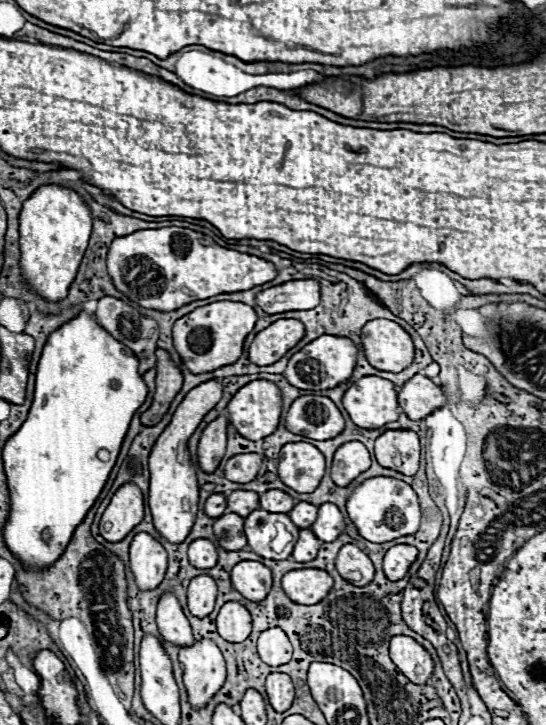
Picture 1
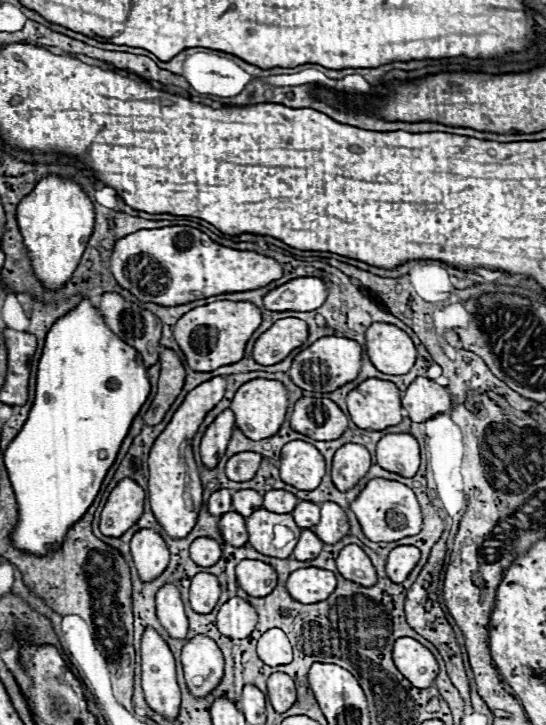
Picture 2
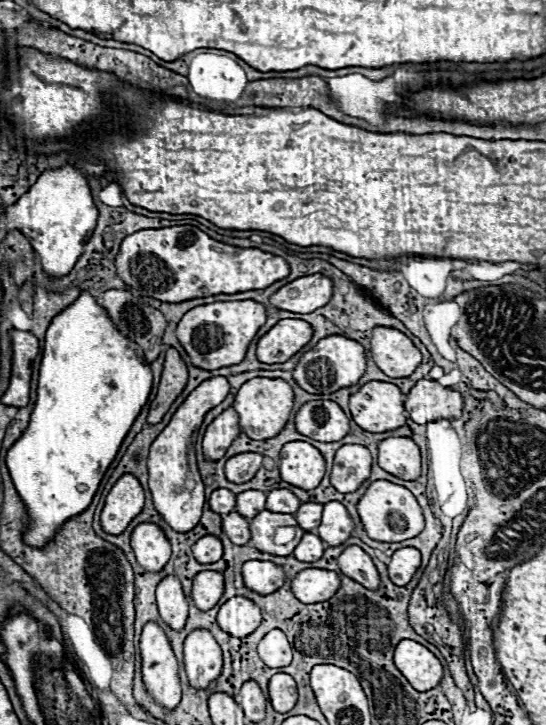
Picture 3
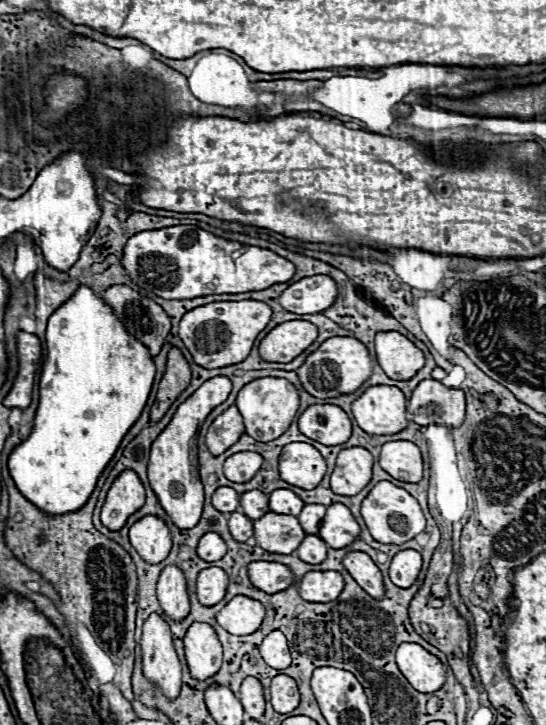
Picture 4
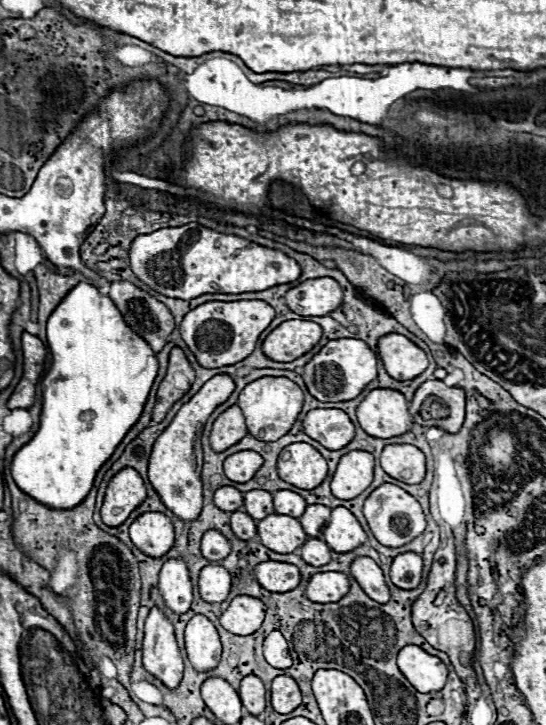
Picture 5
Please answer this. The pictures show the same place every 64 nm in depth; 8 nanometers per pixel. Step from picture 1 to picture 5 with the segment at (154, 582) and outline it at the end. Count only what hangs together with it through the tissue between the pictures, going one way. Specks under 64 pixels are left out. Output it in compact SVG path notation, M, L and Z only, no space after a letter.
M146 512L130 526L130 540L146 556L164 556L174 544L172 522L160 512Z

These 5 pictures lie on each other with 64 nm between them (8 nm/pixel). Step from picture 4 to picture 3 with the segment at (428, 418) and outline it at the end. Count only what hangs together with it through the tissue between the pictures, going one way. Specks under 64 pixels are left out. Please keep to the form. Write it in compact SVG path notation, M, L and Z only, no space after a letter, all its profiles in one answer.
M422 378L406 394L404 408L416 424L434 422L440 418L454 420L462 414L464 398L458 392L440 386L436 380Z

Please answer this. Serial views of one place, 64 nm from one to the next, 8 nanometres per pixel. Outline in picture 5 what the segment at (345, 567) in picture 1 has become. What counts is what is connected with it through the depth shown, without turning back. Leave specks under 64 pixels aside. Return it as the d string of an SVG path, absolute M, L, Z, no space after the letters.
M368 556L356 558L350 564L350 574L372 600L376 600L380 604L386 604L390 600L390 592L384 582L384 574L372 558L368 558Z

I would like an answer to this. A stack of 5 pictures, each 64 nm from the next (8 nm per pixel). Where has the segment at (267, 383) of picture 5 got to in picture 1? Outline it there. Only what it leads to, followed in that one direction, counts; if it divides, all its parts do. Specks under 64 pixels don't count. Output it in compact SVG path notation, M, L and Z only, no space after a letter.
M254 380L242 386L228 402L230 424L246 440L270 436L282 416L282 394L268 380Z

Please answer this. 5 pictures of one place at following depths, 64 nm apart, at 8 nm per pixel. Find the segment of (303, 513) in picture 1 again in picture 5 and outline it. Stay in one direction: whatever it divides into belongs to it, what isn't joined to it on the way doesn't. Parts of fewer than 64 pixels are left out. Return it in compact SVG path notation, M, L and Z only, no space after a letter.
M310 504L310 506L306 506L304 514L298 520L304 526L304 532L308 536L320 536L324 524L328 522L328 518L330 518L330 508L328 506Z

